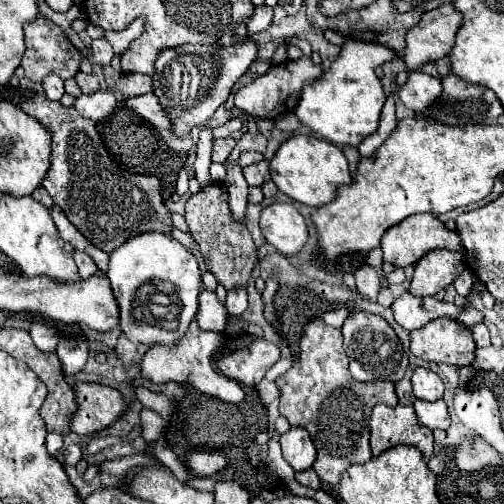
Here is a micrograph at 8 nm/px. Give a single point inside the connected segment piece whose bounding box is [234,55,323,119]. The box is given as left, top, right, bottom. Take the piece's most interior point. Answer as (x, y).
(277, 92)

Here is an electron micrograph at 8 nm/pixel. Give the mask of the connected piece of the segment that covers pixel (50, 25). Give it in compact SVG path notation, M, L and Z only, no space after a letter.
M39 17L37 21L25 25L25 43L27 43L27 51L23 55L21 67L25 69L25 77L27 79L41 81L43 77L47 77L51 73L59 75L61 79L69 79L79 71L79 63L81 63L79 51L67 39L65 31L59 25L55 25L51 19Z

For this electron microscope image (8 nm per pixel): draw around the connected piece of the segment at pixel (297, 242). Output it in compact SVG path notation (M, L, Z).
M273 203L265 207L261 211L259 227L263 237L287 257L301 253L309 239L305 219L291 203Z

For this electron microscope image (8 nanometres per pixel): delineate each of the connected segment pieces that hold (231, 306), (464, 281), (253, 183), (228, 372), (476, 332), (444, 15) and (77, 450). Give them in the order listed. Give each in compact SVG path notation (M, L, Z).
M241 287L241 289L233 289L227 293L227 301L225 301L225 307L229 311L229 315L233 317L239 317L245 309L247 309L247 291Z
M465 269L465 271L453 281L453 287L455 287L457 295L461 295L461 297L465 297L465 295L469 293L471 285L473 285L473 275L469 273L469 269Z
M261 161L261 163L245 167L243 175L245 175L245 181L247 181L249 187L261 187L265 181L271 179L271 175L269 175L269 161Z
M265 339L253 341L249 347L221 355L217 367L225 377L231 377L243 385L257 385L265 371L279 359L279 347Z
M479 323L475 327L471 327L471 333L473 333L473 339L477 343L477 347L489 347L491 345L491 337L489 337L489 329L485 323Z
M451 5L423 13L421 21L405 35L405 49L401 55L405 71L415 71L423 63L447 57L459 25L461 15Z
M69 445L63 451L63 459L67 465L77 465L81 461L81 447L79 445Z

